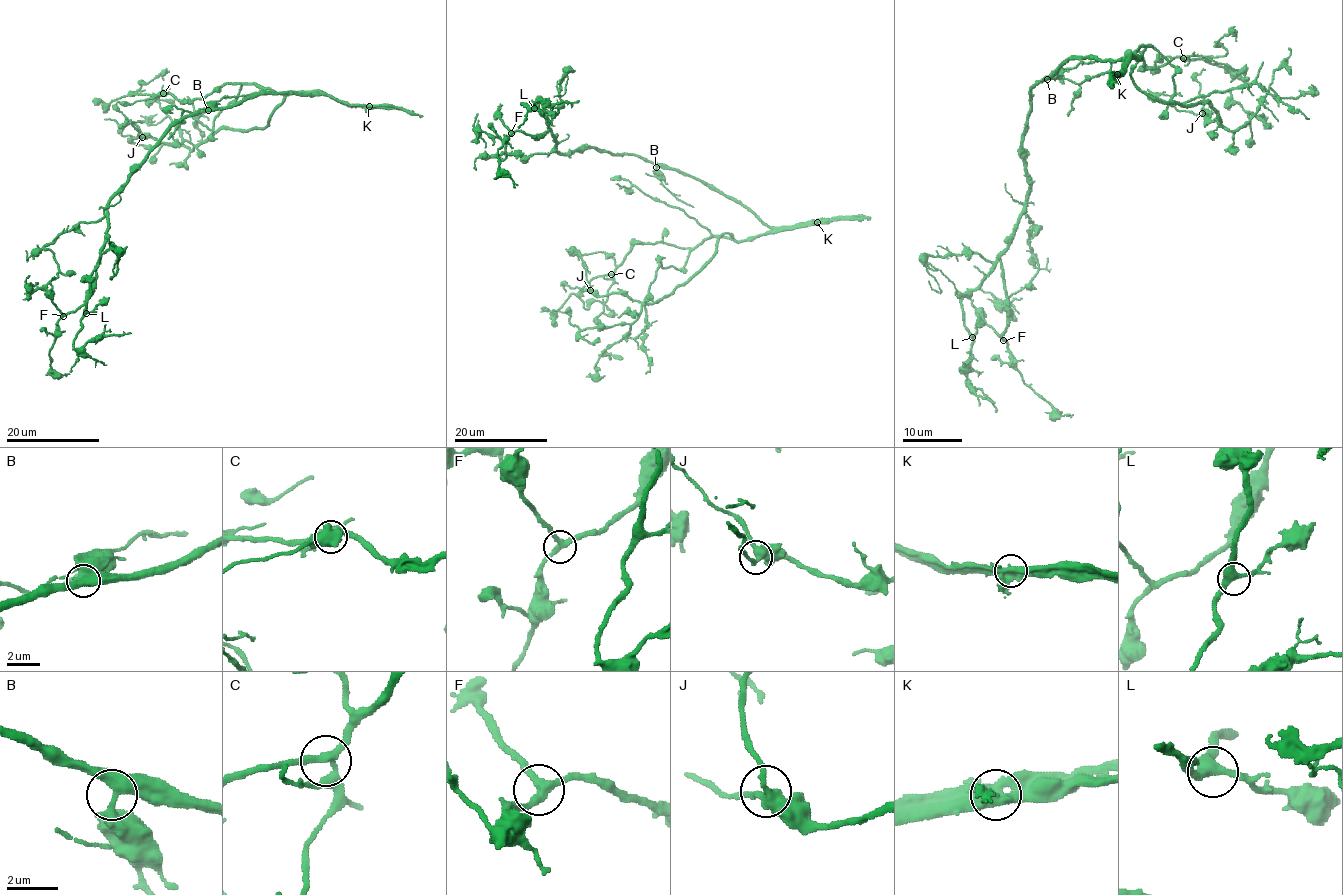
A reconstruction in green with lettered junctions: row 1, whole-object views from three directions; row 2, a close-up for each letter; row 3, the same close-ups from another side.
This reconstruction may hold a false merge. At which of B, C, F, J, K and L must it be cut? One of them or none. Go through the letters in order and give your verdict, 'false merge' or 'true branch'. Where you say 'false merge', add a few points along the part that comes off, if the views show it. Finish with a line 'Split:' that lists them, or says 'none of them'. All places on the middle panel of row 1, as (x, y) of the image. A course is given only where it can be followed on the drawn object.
B: true branch
C: true branch
F: true branch
J: true branch
K: false merge | (817, 222), (737, 240), (723, 233), (700, 269), (656, 301), (596, 294), (581, 254), (590, 272)
L: true branch
Split: K

